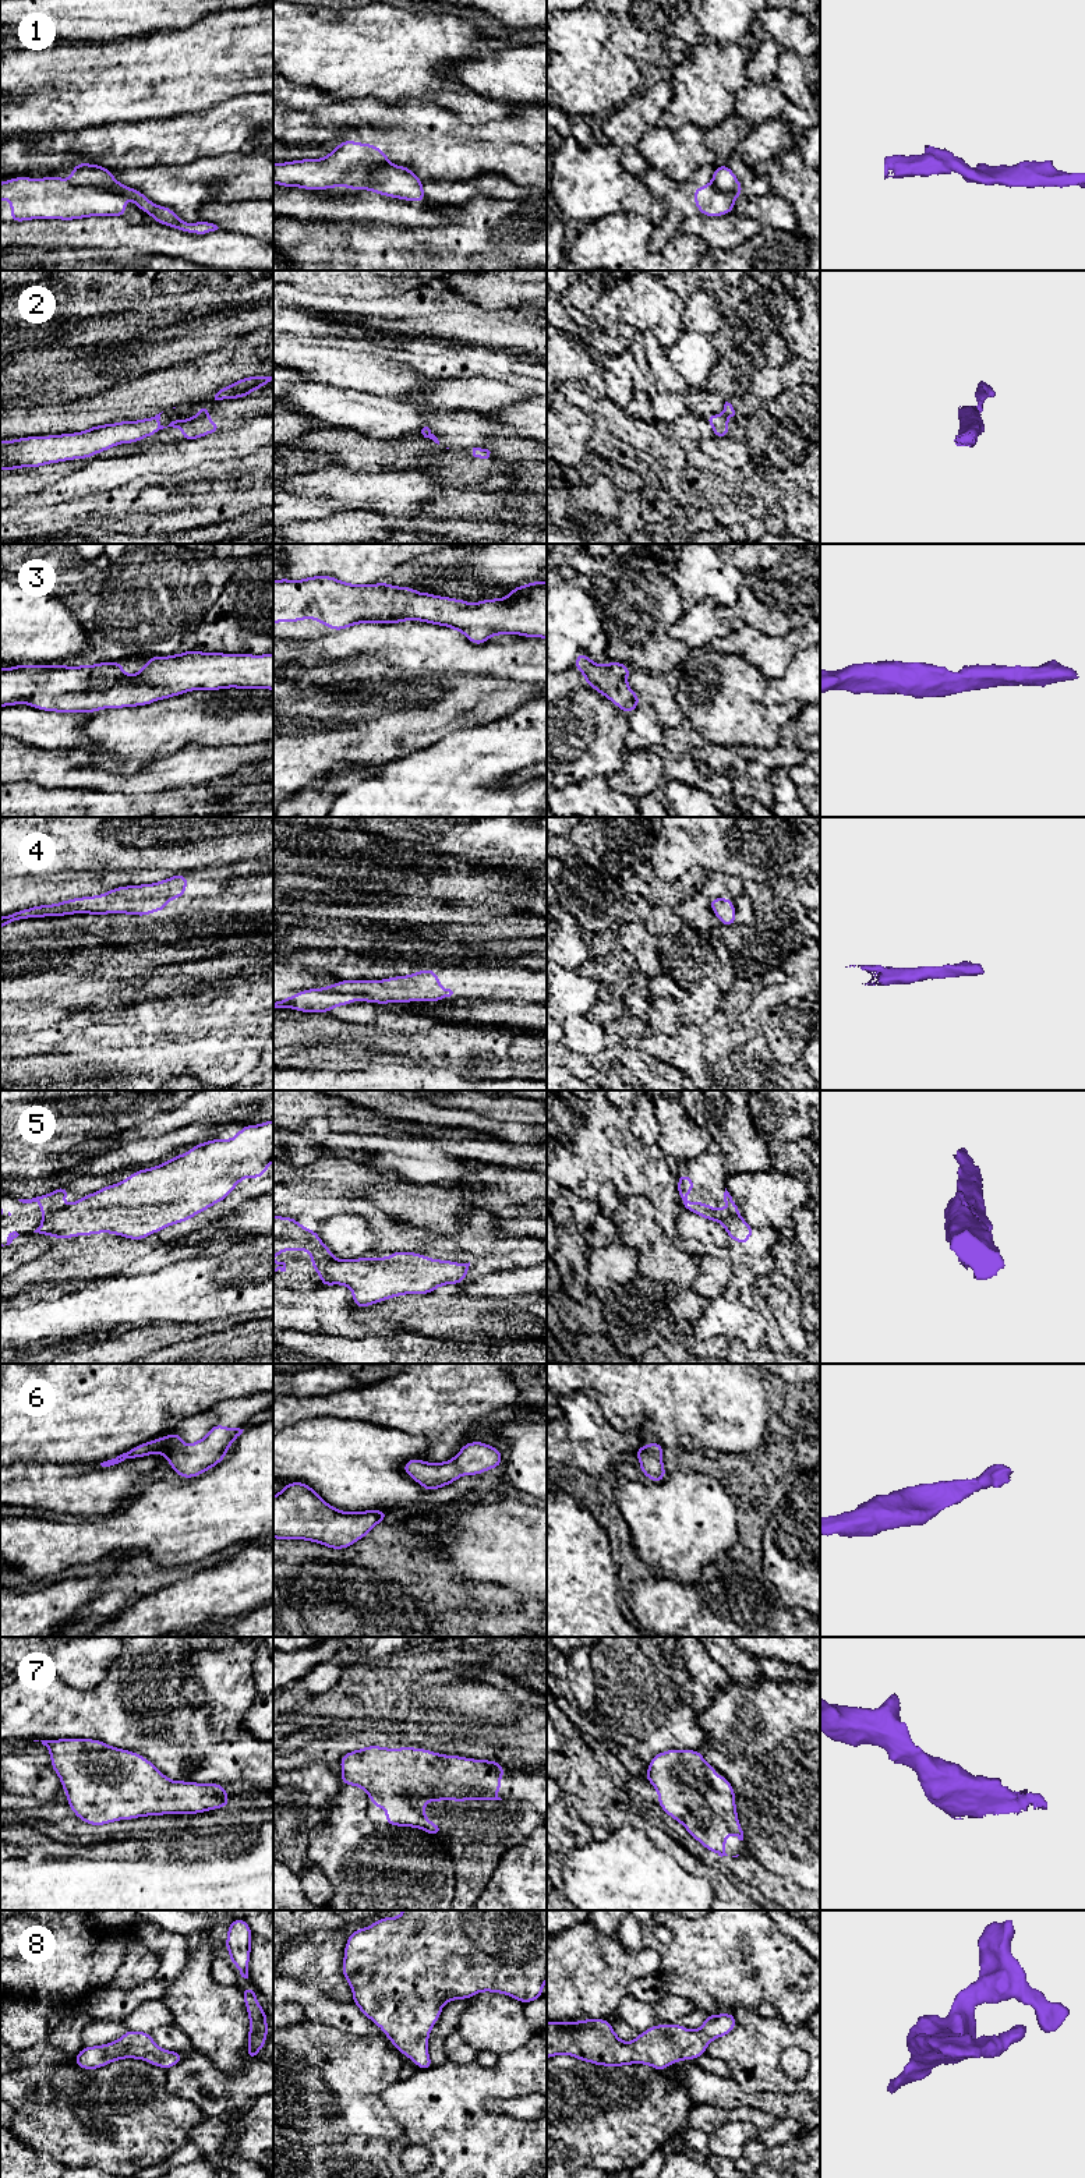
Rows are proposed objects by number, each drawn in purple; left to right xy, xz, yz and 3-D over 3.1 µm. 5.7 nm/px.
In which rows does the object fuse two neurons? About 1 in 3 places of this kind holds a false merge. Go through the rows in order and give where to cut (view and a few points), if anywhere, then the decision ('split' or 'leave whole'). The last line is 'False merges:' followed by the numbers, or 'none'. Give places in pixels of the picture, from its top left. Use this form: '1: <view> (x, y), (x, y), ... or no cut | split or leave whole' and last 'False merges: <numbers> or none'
1: xy (70, 180), (77, 184), (92, 184), (126, 195) | split
2: yz (724, 413), (727, 417) | split
3: no cut | leave whole
4: no cut | leave whole
5: xy (63, 1206), (42, 1222) | split
6: no cut | leave whole
7: no cut | leave whole
8: no cut | leave whole
False merges: 1, 2, 5

